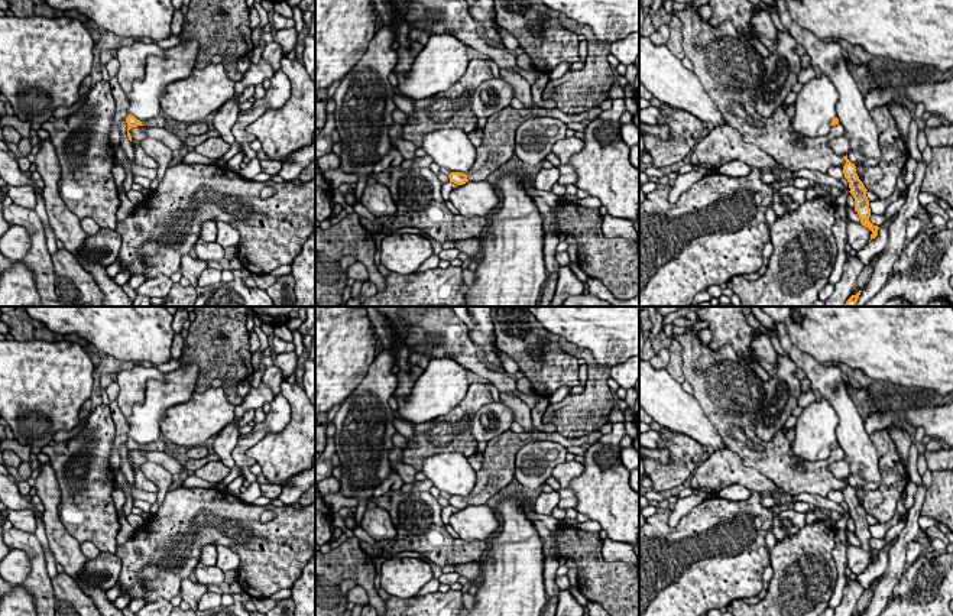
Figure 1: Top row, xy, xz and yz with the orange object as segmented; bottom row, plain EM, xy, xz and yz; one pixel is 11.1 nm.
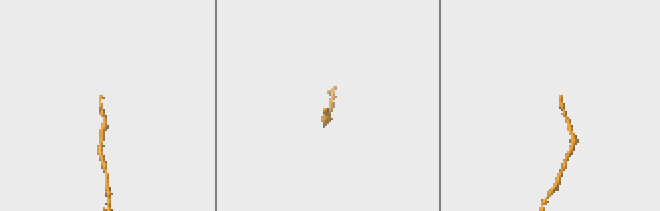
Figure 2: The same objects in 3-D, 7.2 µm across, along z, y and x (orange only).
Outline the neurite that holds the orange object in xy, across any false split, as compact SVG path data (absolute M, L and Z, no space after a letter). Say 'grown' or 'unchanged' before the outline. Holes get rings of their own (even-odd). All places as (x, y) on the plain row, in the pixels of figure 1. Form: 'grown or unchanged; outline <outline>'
grown; outline M129 438L126 441L126 447L127 447L127 461L129 461L130 466L132 466L132 460L130 460L129 454L132 451L137 451L137 450L165 451L165 448L166 448L166 445L165 445L165 442L162 440L155 440L152 442L148 442L148 444L140 445L134 440L132 440L132 438Z

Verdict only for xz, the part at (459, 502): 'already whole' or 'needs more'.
needs more

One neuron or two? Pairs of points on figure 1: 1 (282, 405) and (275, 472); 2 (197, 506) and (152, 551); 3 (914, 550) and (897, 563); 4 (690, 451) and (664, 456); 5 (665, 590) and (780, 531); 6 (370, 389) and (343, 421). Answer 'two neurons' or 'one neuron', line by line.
1: two neurons
2: one neuron
3: two neurons
4: two neurons
5: two neurons
6: one neuron

